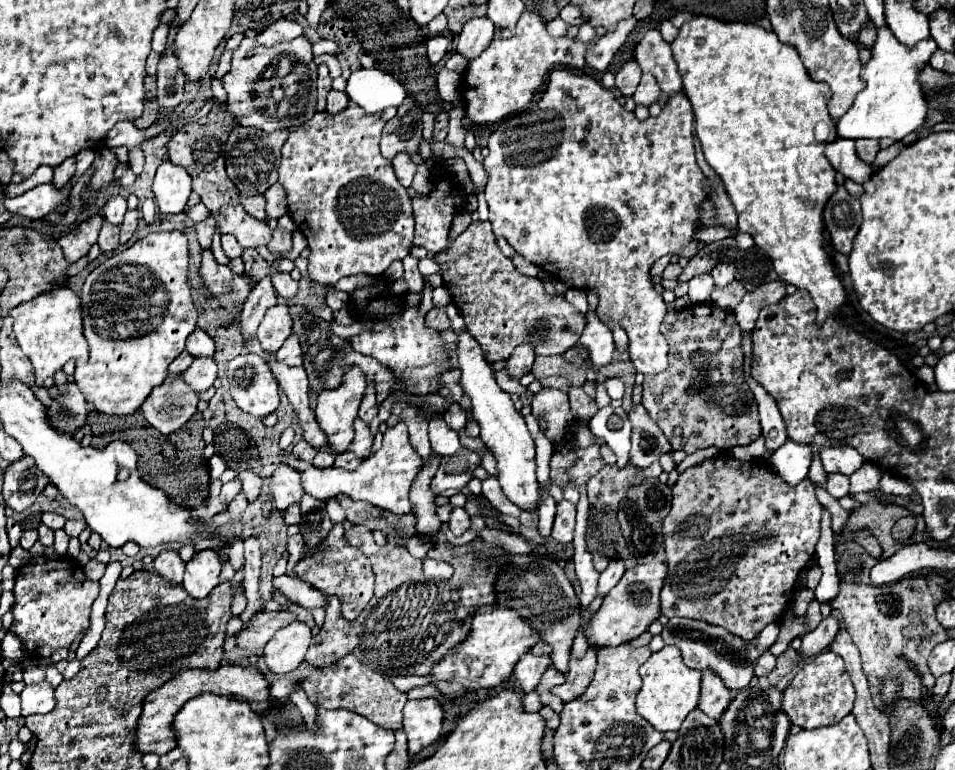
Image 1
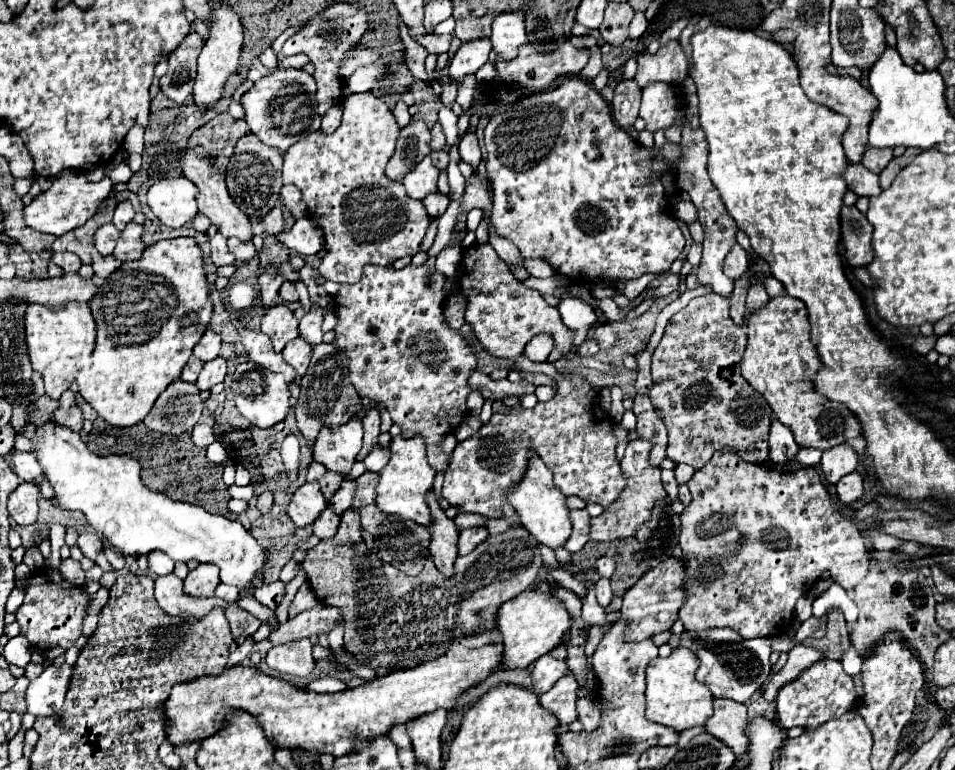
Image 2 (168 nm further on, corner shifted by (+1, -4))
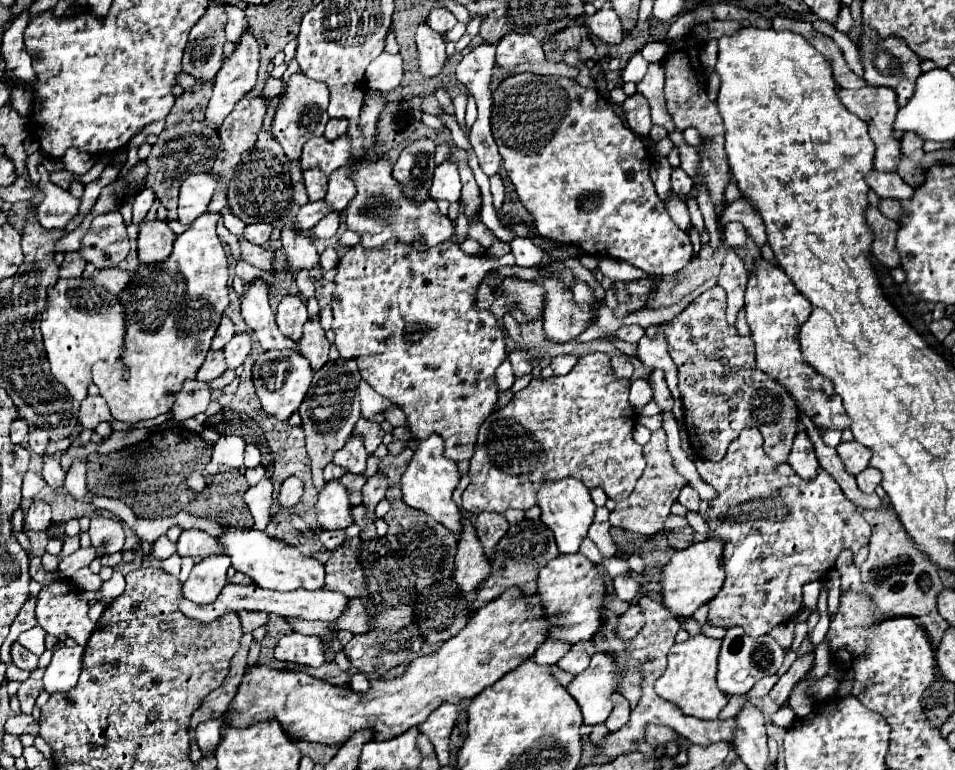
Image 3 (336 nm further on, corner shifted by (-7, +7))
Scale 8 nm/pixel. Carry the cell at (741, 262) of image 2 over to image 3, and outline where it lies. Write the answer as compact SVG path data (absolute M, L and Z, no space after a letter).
M728 223L724 227L724 241L730 247L742 247L742 245L746 245L746 239L748 239L748 233L742 223Z

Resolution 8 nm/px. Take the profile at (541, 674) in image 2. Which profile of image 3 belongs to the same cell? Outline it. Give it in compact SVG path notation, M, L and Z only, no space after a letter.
M568 651L556 665L558 665L562 671L568 671L568 673L572 673L572 675L578 675L578 673L582 673L582 671L588 667L588 663L590 663L590 657L588 657L586 651L582 651L582 653Z

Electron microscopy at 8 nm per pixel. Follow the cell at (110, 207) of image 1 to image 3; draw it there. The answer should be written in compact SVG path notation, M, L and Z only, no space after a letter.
M144 187L144 189L134 197L134 203L132 203L132 223L134 223L134 225L140 225L140 223L144 221L146 213L148 213L148 209L150 209L150 205L152 205L152 201L154 201L154 193L152 193L148 187Z

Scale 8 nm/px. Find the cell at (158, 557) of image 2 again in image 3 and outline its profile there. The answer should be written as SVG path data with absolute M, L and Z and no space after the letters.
M200 529L182 531L180 539L176 541L176 553L180 557L206 557L214 553L222 553L220 545L216 545L214 537Z

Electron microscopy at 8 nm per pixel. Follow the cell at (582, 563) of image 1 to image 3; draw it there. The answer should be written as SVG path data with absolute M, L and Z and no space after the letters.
M618 575L618 577L614 577L614 589L616 589L618 599L632 601L636 597L636 593L640 591L640 583L636 579L632 579L630 575Z

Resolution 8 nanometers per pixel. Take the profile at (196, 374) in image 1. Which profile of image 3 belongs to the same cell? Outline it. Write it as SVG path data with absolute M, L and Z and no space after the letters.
M236 335L226 347L224 347L224 361L226 369L236 369L244 363L246 355L250 353L250 337L248 335Z

